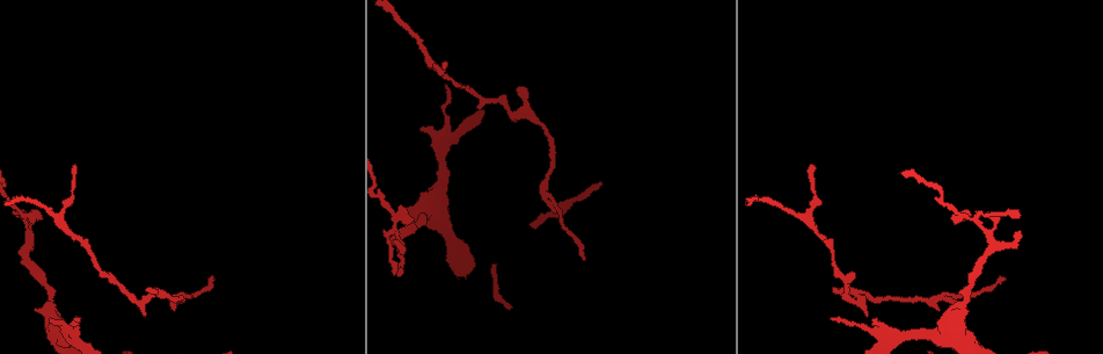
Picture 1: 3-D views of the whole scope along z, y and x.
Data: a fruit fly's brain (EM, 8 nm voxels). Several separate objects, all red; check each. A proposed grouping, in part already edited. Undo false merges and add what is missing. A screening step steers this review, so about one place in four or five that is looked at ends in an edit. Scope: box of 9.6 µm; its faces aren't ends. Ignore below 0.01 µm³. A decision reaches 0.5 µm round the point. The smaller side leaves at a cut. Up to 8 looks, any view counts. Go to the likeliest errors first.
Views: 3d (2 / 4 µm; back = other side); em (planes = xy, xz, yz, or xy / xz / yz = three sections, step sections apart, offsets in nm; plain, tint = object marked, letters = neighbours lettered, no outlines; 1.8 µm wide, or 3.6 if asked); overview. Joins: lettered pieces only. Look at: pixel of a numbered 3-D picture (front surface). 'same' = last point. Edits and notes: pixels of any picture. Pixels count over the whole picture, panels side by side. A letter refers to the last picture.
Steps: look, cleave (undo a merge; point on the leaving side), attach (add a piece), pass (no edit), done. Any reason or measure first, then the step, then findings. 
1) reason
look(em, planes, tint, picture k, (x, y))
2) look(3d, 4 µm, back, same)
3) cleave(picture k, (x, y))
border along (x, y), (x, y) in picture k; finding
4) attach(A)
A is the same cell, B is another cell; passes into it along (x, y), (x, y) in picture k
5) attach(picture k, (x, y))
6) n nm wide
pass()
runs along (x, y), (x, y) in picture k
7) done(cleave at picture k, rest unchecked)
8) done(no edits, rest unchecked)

three arms meet
look(em, planes, letters, picture 1, (64, 332))

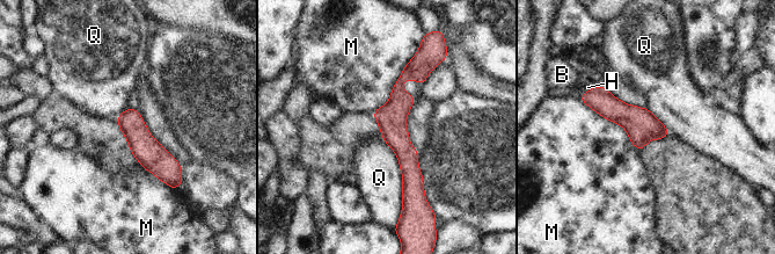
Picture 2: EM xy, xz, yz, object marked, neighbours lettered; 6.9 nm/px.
pass()
B, H, M and Q are other cells; continuous, no second neuron

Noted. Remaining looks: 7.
two arms in line, one across
look(em, xz, step 8, letters, picture 1, (989, 234))

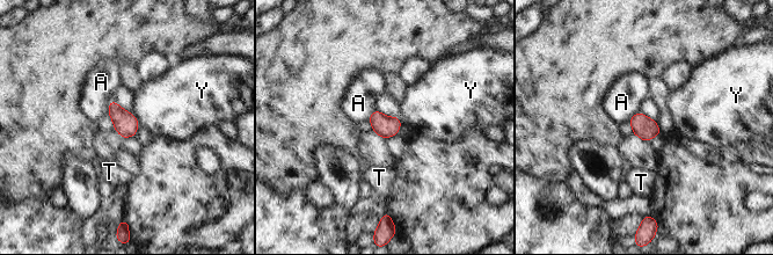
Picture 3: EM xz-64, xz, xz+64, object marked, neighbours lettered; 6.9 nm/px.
look(em, planes, letters, same)

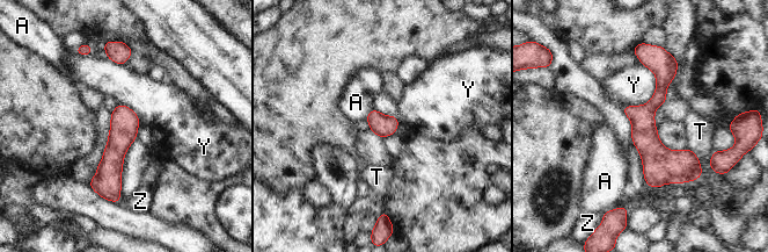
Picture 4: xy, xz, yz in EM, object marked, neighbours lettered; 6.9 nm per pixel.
pass()
A, T, Y and Z are other cells; one neuron here

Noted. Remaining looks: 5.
tapers out
look(3d, 2 µm, back, picture 1, (145, 290))

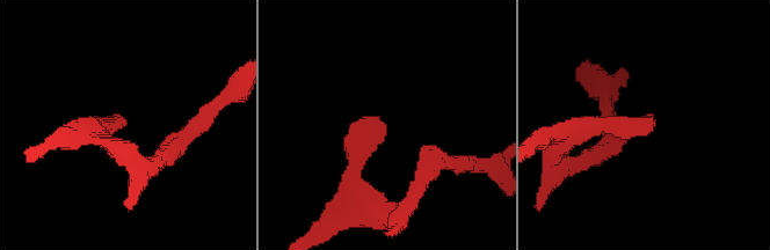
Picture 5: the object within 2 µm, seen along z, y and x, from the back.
need the tissue
look(em, planes, letters, picture 5, (648, 116))

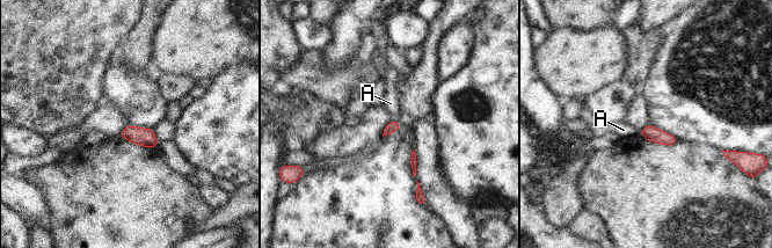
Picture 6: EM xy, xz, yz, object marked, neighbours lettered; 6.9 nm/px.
80 nm wide
attach(A)
A is the same cell; passes into it along (392, 126), (395, 122), (391, 103) in picture 6; the neuron continues

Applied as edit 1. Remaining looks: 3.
done(attach at picture 6, rest unchecked)

